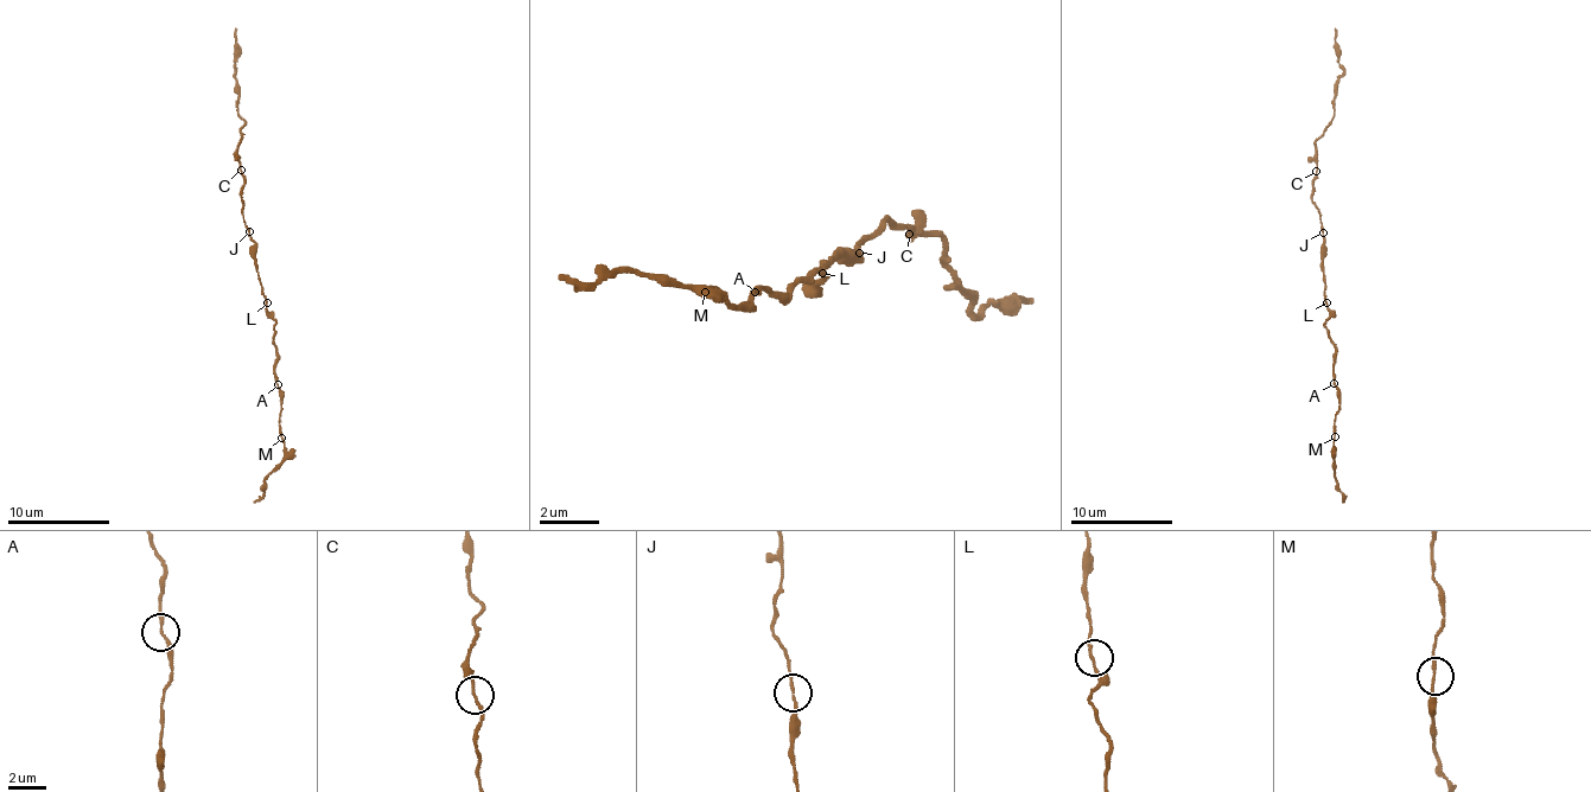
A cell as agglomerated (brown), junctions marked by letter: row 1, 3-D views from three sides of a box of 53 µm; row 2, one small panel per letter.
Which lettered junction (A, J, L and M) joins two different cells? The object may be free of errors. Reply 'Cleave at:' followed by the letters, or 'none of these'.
Cleave at: none of these

